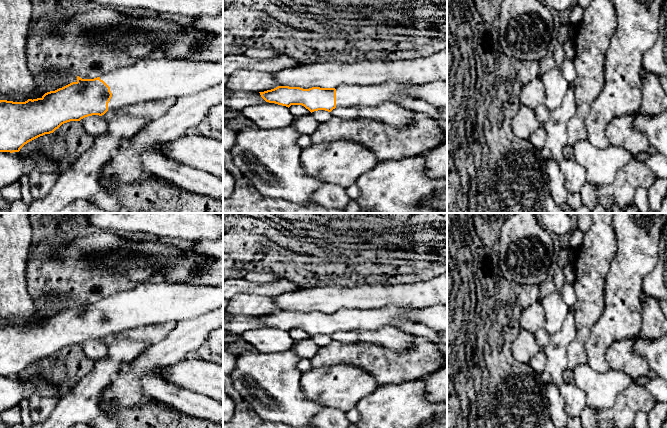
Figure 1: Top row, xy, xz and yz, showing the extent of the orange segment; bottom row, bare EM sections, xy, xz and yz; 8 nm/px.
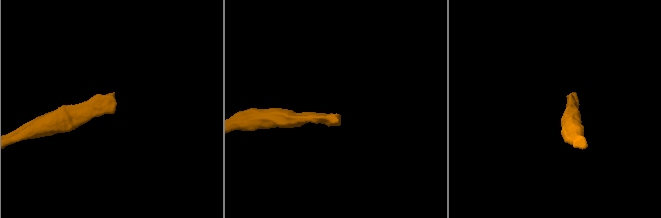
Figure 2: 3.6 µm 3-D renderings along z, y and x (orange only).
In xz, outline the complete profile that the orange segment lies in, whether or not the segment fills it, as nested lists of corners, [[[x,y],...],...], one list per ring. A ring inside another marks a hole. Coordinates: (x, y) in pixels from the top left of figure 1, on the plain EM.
[[[383,307],[377,309],[340,309],[336,312],[278,310],[259,316],[269,327],[290,331],[302,329],[311,337],[318,334],[331,336],[336,331],[379,329],[384,326],[395,327],[398,322],[416,323],[413,316],[416,308]]]

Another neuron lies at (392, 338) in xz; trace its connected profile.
[[[384,326],[379,329],[336,331],[331,337],[342,343],[369,343],[395,352],[403,352],[413,347],[417,336],[395,327]]]

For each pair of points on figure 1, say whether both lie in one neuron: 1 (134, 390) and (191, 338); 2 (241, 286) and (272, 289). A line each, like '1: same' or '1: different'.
1: same
2: same

